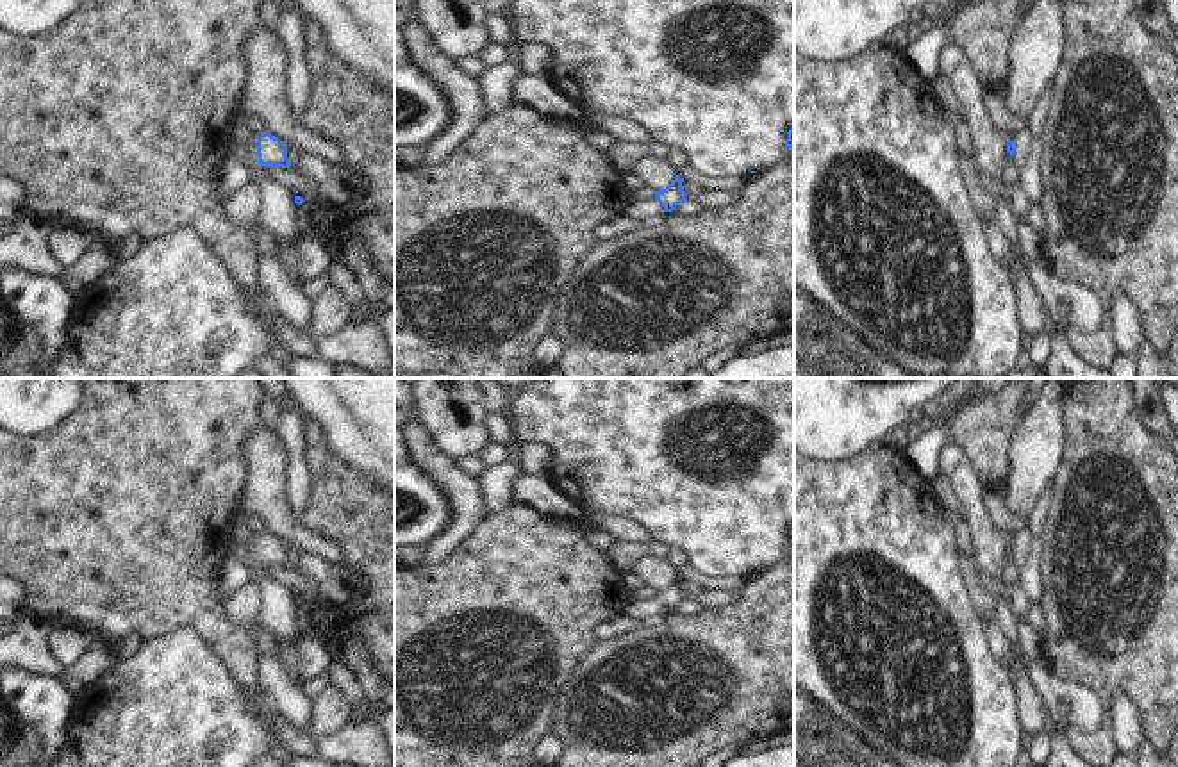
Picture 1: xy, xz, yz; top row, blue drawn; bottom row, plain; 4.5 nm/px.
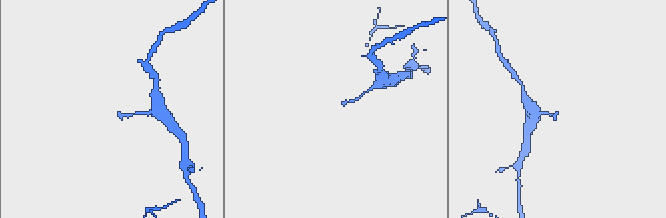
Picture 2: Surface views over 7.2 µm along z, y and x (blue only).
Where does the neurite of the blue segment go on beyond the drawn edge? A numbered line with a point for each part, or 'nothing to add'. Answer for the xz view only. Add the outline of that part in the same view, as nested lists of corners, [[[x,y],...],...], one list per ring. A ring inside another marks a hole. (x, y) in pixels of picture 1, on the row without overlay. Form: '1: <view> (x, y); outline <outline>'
1: xz (638, 610); outline [[[651,598],[648,601],[632,599],[632,603],[623,610],[621,615],[643,624],[646,619],[653,615],[664,619],[666,614],[668,612],[664,610],[664,606],[655,598]]]

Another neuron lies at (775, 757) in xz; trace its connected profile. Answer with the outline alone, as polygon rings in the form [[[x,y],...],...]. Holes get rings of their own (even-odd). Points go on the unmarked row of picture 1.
[[[794,744],[769,747],[753,755],[739,755],[721,767],[794,767]]]

